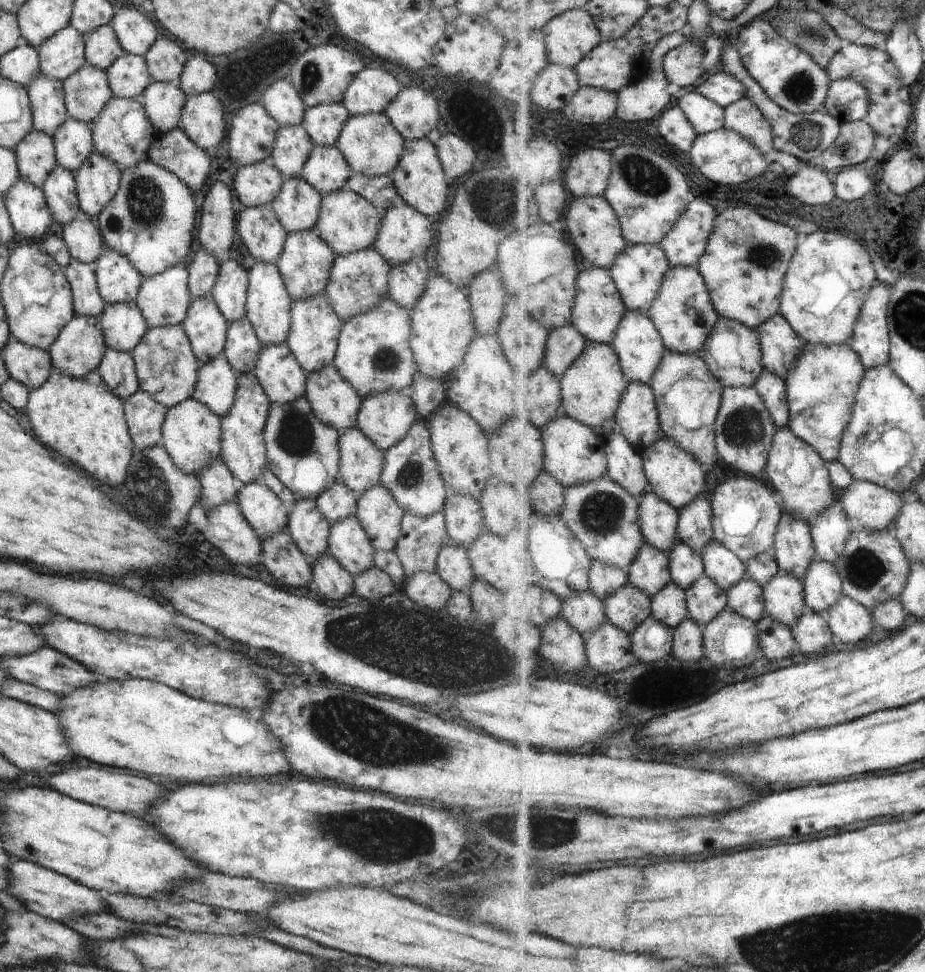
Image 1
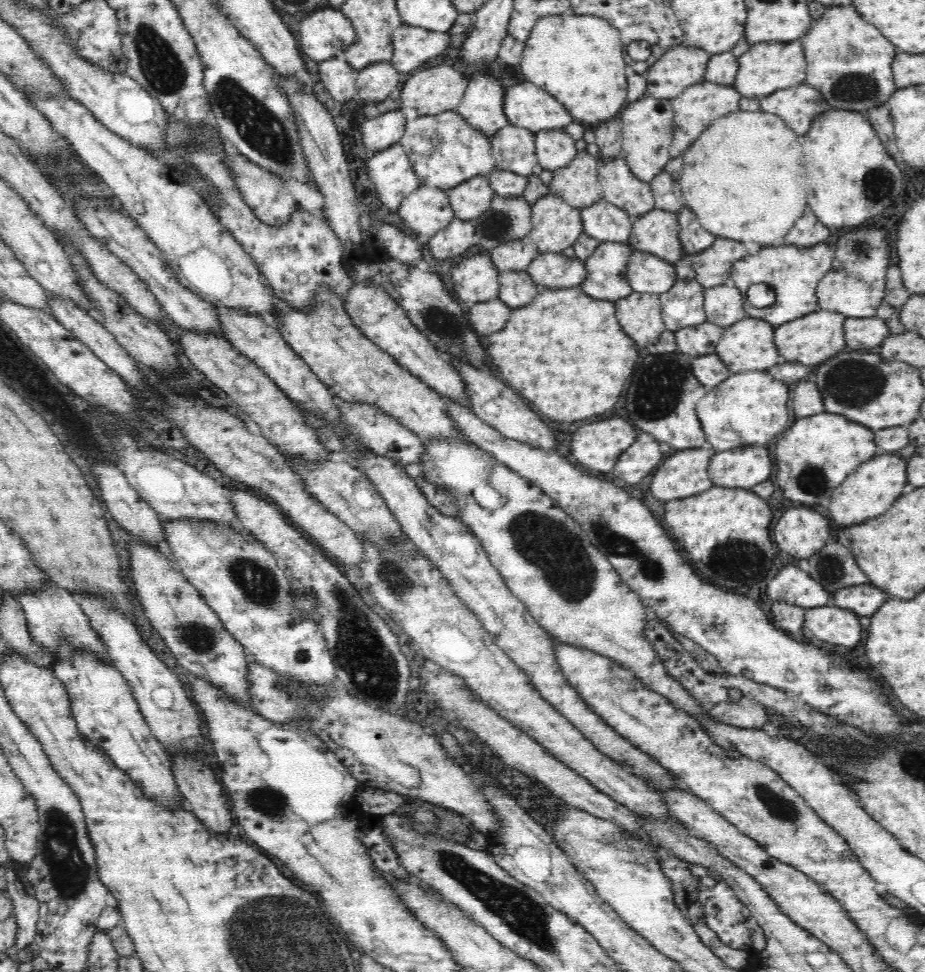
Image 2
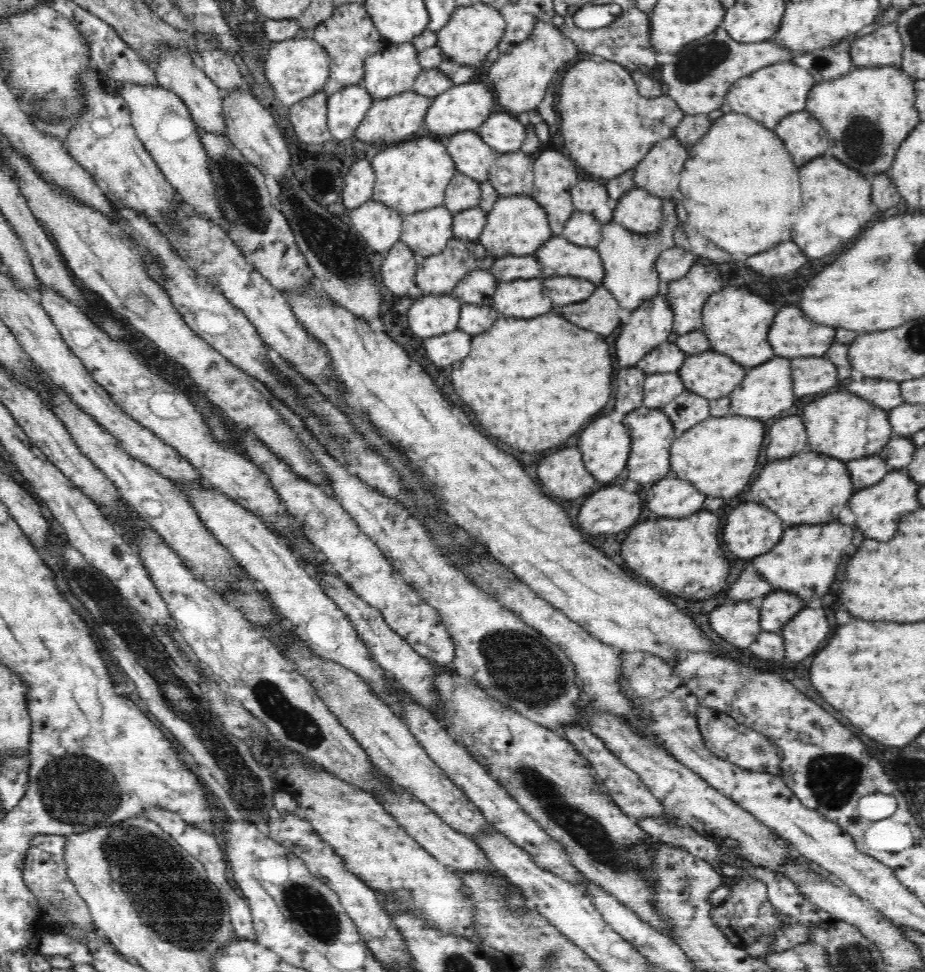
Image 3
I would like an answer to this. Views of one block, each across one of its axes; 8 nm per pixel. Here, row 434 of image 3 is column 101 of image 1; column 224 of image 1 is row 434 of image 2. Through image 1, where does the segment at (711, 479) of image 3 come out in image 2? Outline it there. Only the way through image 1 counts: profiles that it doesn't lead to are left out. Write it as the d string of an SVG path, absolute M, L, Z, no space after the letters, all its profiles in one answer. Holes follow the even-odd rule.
M768 371L731 373L718 387L709 389L697 402L697 415L706 436L707 445L717 452L738 446L768 445L776 434L784 432L788 416L788 386Z

